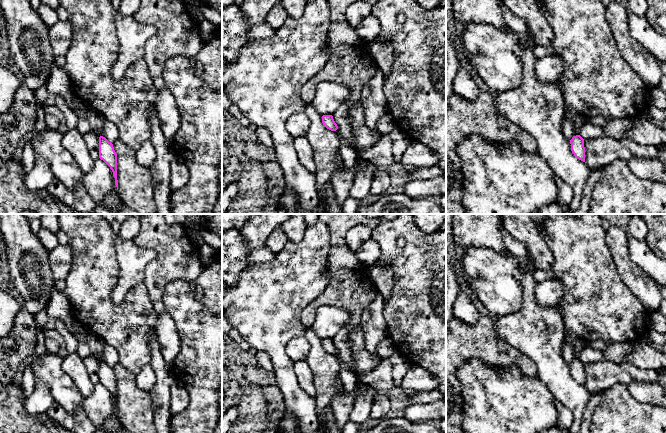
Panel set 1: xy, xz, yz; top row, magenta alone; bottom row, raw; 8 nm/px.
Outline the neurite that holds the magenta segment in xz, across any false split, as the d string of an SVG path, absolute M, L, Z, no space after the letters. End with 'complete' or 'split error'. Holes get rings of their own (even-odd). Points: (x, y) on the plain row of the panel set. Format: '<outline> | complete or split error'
M323 339L322 347L327 353L331 355L336 355L338 353L338 350L335 347L332 339Z | complete

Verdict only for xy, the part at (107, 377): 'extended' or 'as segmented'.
as segmented

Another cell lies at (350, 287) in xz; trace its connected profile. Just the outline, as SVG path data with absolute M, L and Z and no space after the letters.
M318 214L319 221L326 224L330 233L327 273L329 284L323 293L301 313L300 321L305 328L316 319L316 311L322 305L334 305L349 313L343 328L332 338L339 358L351 371L355 370L349 344L349 335L360 327L364 310L374 300L377 289L356 254L348 247L345 235L358 225L374 227L381 219L367 218L363 214Z

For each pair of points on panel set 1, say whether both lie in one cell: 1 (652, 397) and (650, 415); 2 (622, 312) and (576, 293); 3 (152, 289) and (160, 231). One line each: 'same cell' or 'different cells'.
1: different cells
2: same cell
3: same cell

